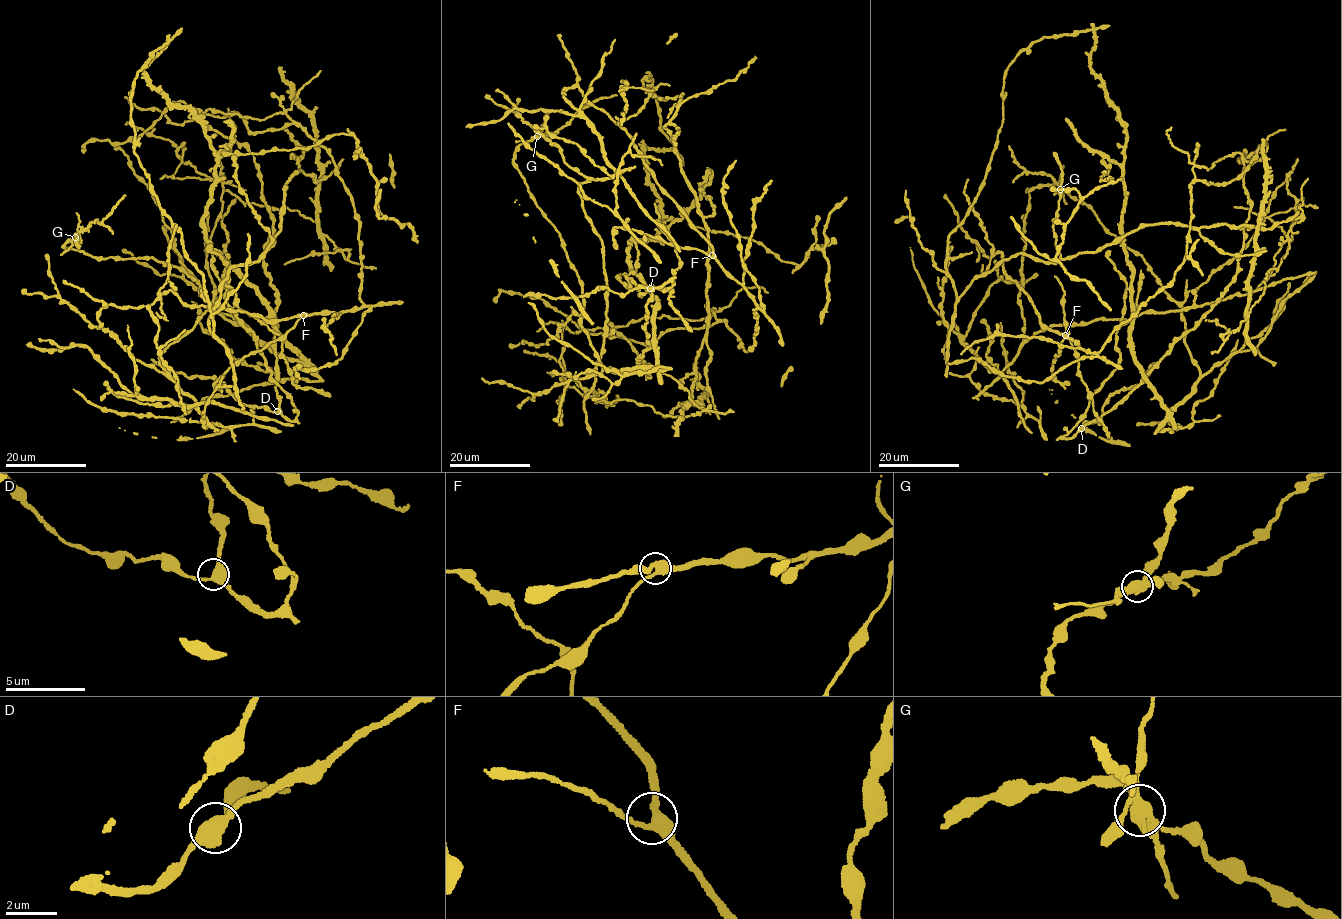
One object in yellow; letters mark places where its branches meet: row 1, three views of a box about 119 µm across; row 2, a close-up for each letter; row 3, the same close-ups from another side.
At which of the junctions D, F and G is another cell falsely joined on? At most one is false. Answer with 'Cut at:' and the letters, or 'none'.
Cut at: G

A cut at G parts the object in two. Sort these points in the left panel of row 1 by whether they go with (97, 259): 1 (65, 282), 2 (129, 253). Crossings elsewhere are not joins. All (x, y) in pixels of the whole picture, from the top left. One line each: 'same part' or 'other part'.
1: same part
2: same part

